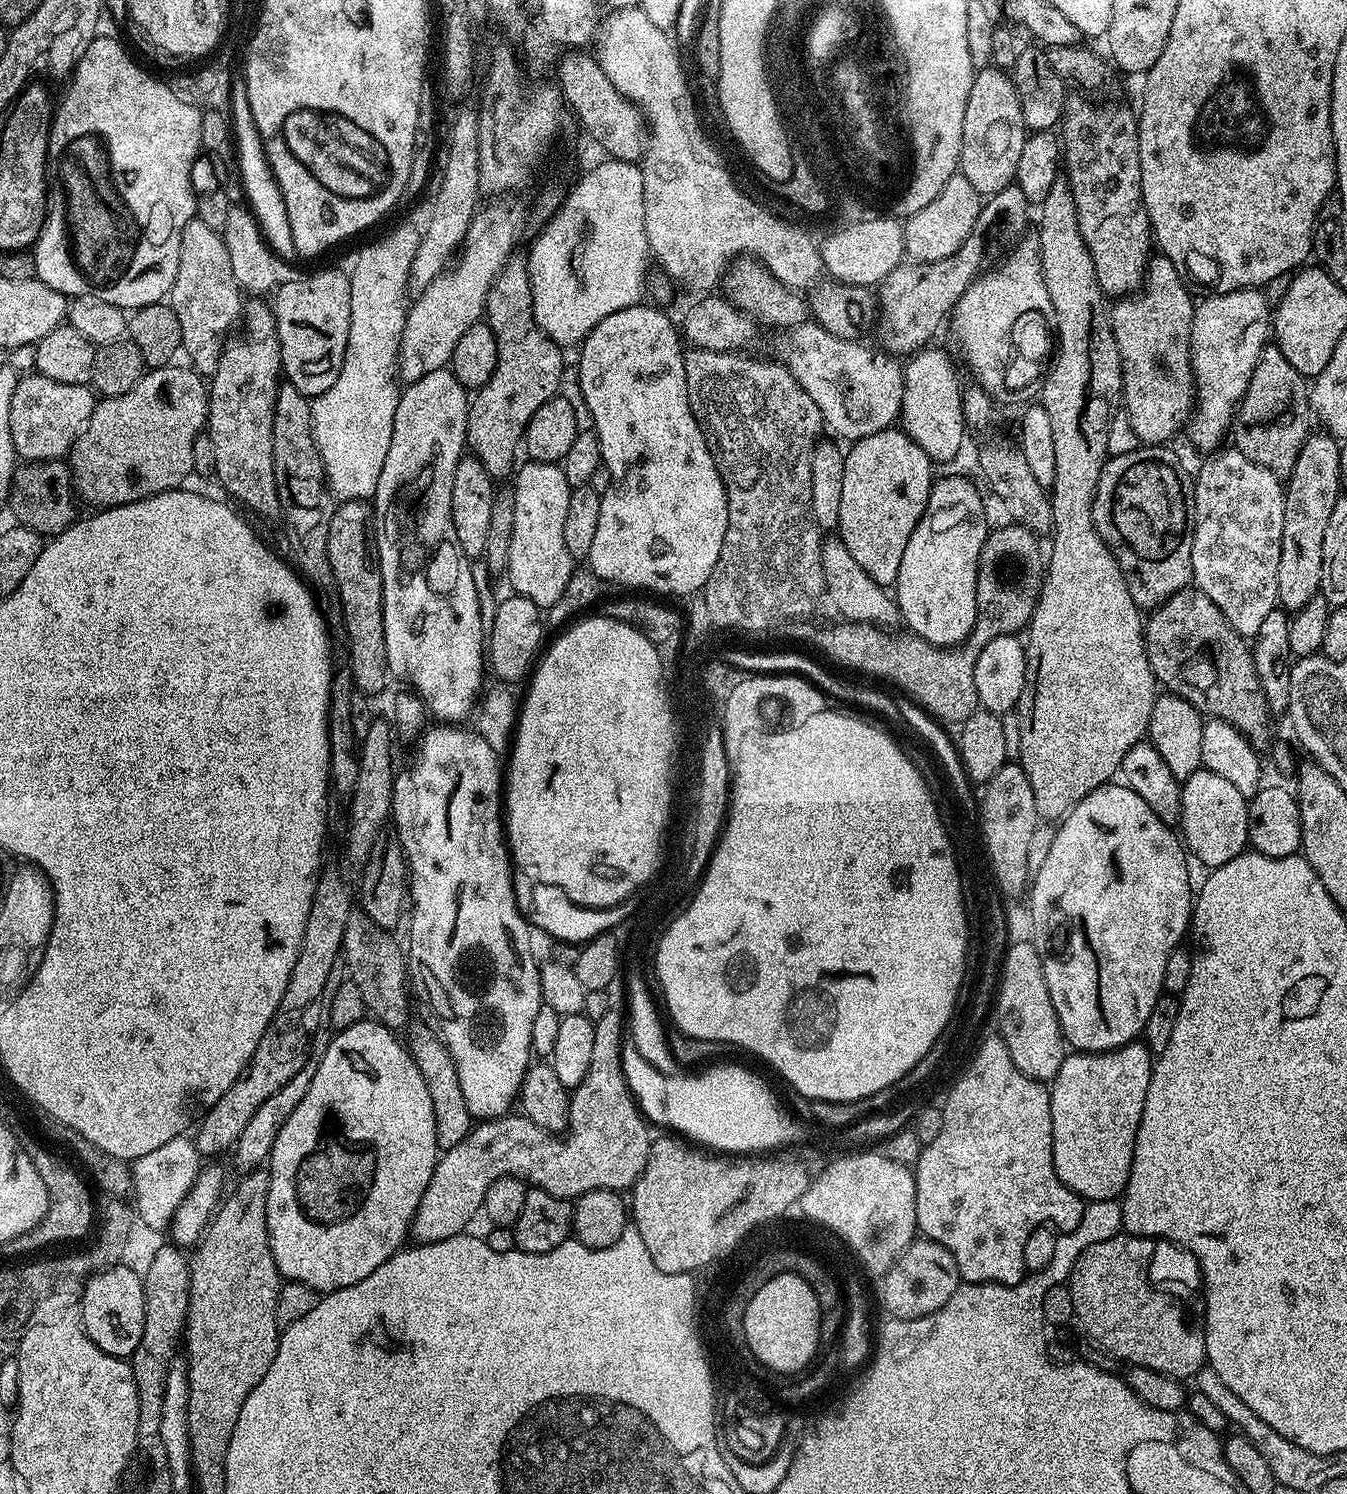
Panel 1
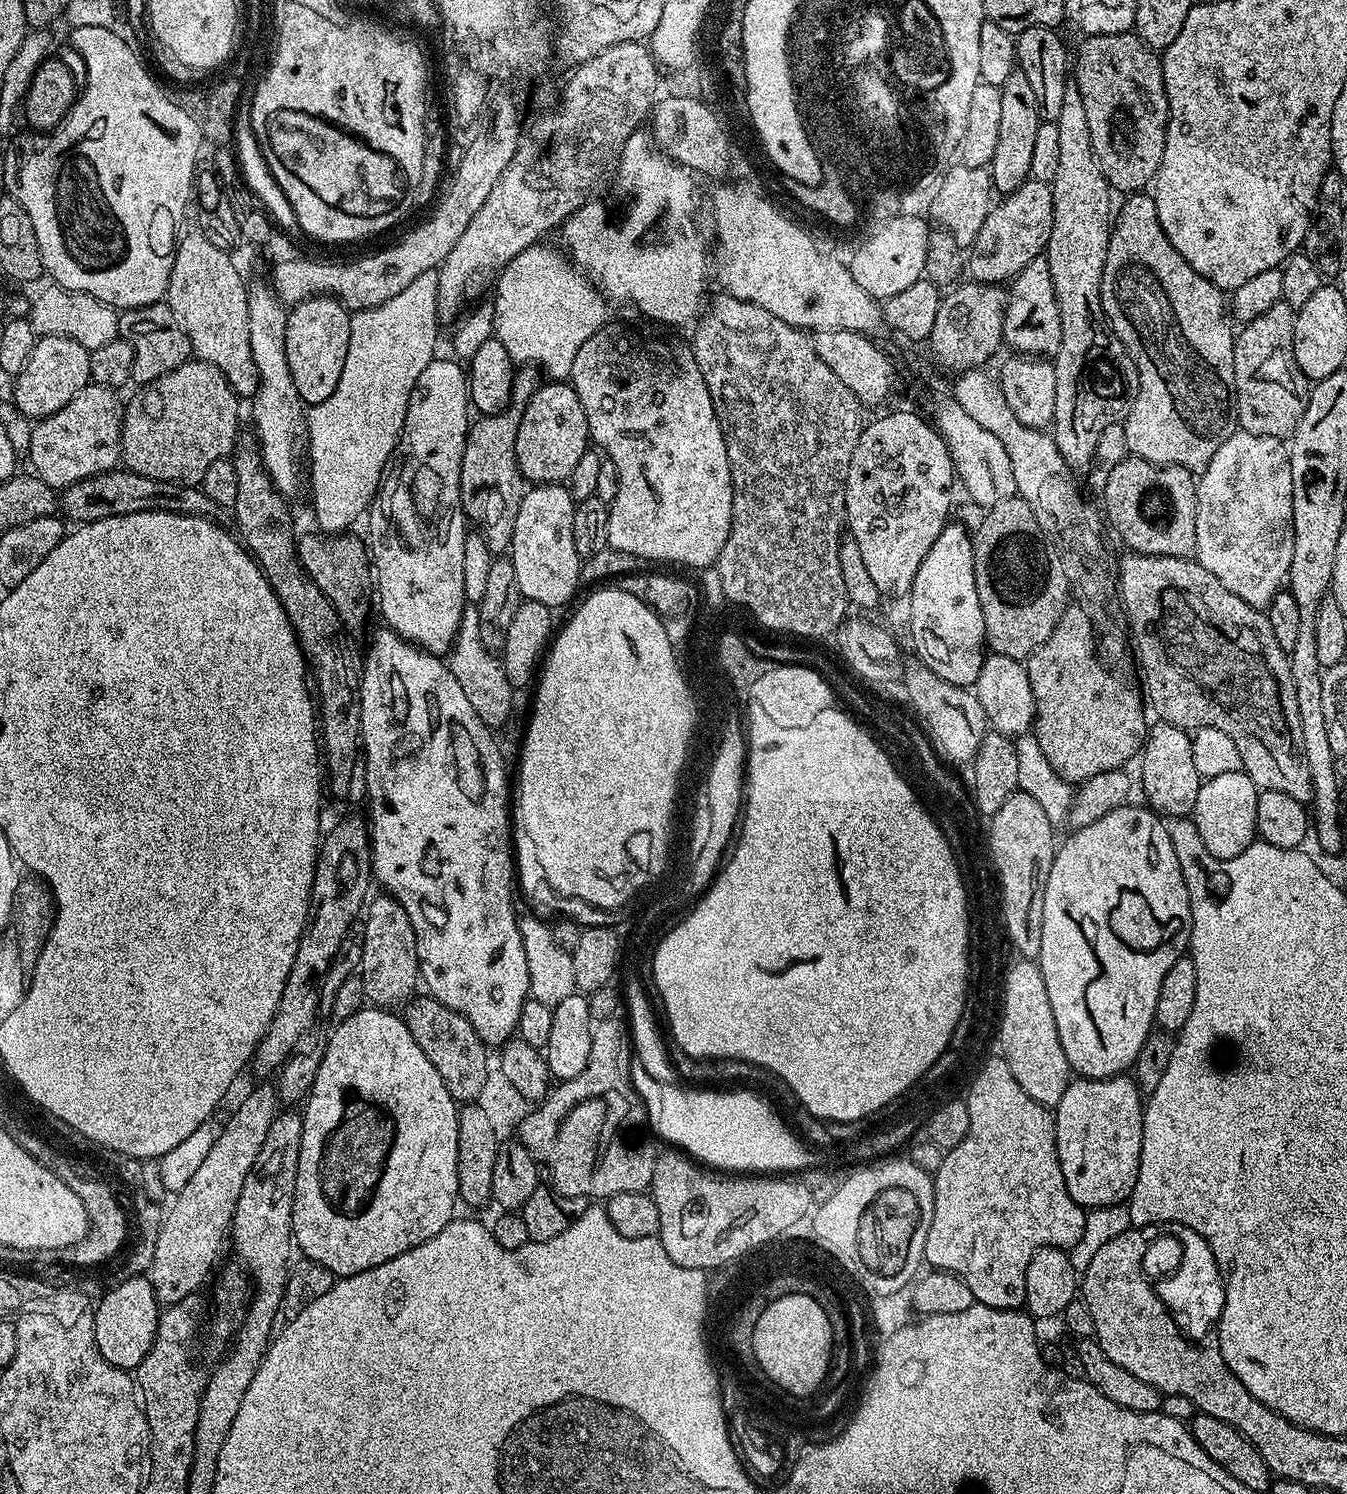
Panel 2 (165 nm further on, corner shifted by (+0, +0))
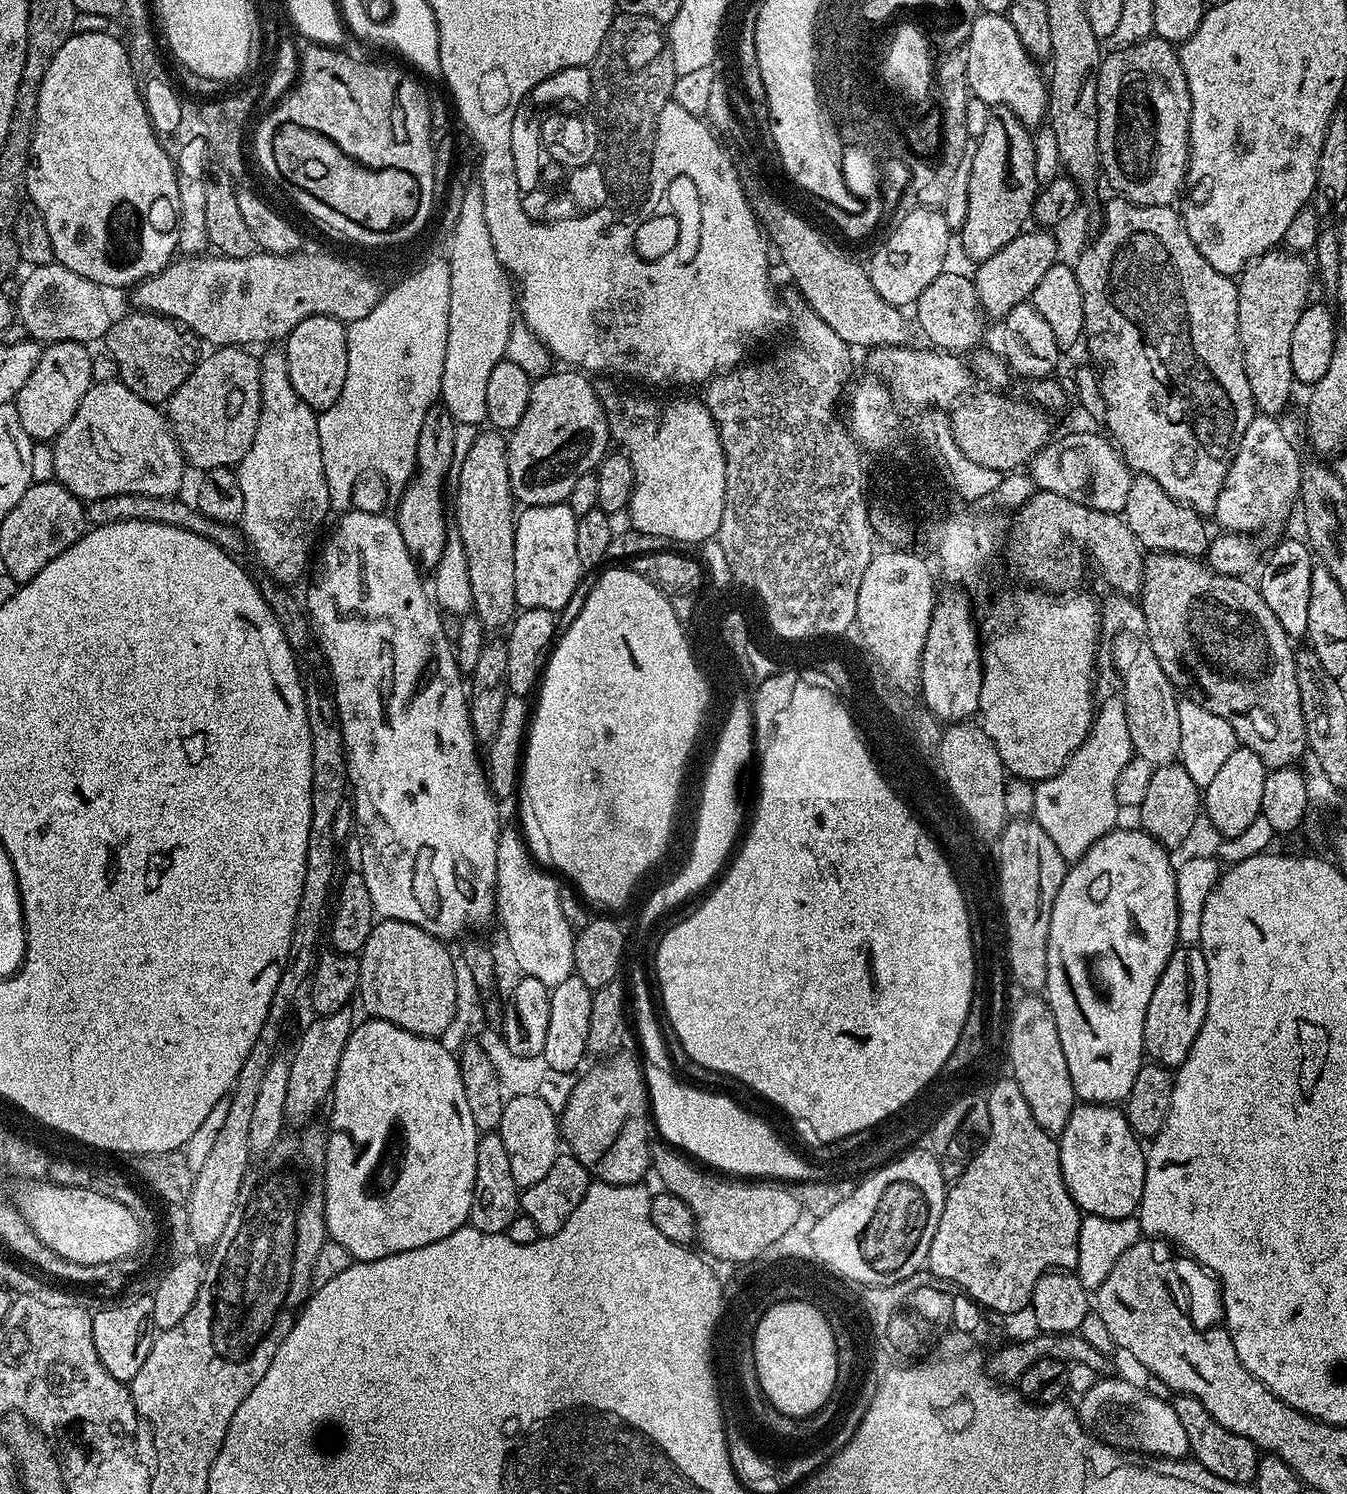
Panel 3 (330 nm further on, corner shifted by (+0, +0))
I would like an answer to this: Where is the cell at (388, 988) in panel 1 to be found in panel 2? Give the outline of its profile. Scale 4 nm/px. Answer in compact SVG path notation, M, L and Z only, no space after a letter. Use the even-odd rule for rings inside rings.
M427 994L422 998L418 996L410 1000L404 1010L406 1010L404 1019L407 1022L407 1029L410 1030L422 1052L426 1054L426 1058L434 1063L434 1068L441 1074L446 1090L449 1090L457 1103L475 1101L481 1094L482 1086L488 1083L490 1073L488 1073L487 1047L478 1038L469 1020Z

